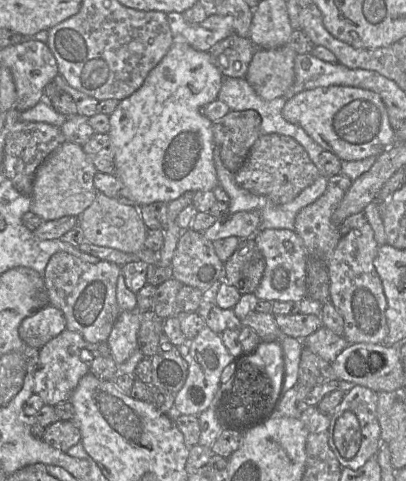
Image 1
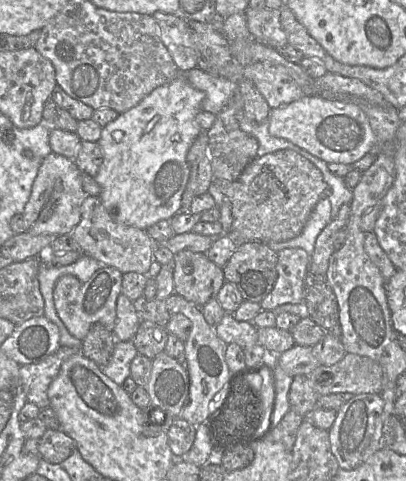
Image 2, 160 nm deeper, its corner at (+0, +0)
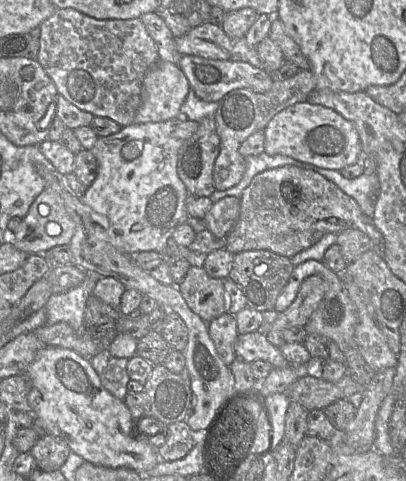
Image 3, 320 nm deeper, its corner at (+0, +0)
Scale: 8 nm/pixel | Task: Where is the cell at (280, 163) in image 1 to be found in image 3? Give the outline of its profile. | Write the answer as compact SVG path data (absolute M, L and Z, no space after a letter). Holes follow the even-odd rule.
M286 165L257 174L245 188L238 220L225 238L225 249L232 254L268 250L290 259L316 244L324 235L339 234L351 228L366 234L373 248L382 254L381 232L353 198L316 171Z

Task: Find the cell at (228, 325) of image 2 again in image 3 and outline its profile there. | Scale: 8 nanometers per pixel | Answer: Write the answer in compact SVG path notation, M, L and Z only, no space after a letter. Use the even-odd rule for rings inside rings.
M260 331L239 334L235 343L235 353L236 357L247 363L262 360L273 368L285 368L290 365L281 351L274 347Z

